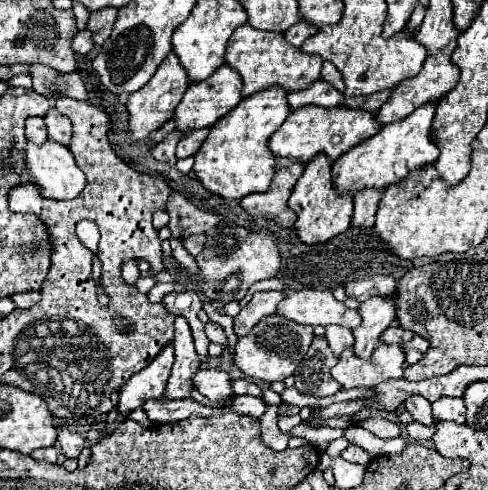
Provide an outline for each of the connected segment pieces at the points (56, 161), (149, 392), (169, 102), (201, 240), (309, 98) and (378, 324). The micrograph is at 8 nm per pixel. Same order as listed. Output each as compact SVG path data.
M28 143L26 161L30 175L44 197L74 199L86 187L84 171L76 165L70 149L60 143Z
M168 343L168 347L162 349L160 355L146 369L132 375L132 379L128 379L126 385L120 389L120 401L118 401L120 413L128 415L132 409L142 407L146 399L162 399L172 363L174 363L174 349Z
M170 53L162 67L158 67L158 71L154 73L154 77L146 83L146 87L130 93L128 97L128 113L130 113L130 133L132 139L144 139L148 137L154 129L162 127L168 119L174 117L174 109L180 103L180 99L184 97L188 89L188 79L186 79L186 71L182 71L182 67L178 67L178 59L174 53Z
M198 233L198 235L190 235L190 237L186 237L186 239L182 239L182 243L184 243L184 247L186 247L186 251L190 253L190 255L198 255L200 251L202 251L202 247L204 247L204 243L206 243L206 233Z
M318 79L312 87L306 87L306 91L292 91L288 95L288 103L292 109L298 109L302 105L336 107L336 105L340 105L342 99L344 99L344 95L322 79Z
M382 295L372 297L372 299L364 301L364 303L360 303L358 313L362 315L362 325L354 329L354 337L356 337L354 351L356 351L356 355L358 355L358 357L368 359L368 357L372 355L374 347L376 347L376 345L378 345L378 341L380 341L380 333L396 321L396 299L382 299Z

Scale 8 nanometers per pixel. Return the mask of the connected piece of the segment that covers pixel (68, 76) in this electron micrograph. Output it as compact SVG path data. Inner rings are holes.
M30 65L30 75L32 75L32 89L50 97L72 97L78 101L88 101L88 91L76 71L72 73L60 73L44 65Z

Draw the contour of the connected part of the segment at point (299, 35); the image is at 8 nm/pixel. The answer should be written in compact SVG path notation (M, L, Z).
M298 23L298 25L294 25L294 27L290 27L288 31L286 31L286 39L292 43L292 45L296 45L296 47L300 47L310 35L314 35L316 31L314 31L314 27L310 27L308 23Z

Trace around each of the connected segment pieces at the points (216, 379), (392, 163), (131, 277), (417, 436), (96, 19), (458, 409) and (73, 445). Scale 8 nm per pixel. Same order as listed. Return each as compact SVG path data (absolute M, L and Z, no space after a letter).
M200 369L194 375L194 387L208 397L210 401L222 401L222 399L230 399L232 393L232 379L228 373L218 371L218 369Z
M424 103L414 113L398 123L384 125L380 133L366 139L366 143L358 143L354 151L346 151L342 159L332 163L332 181L340 193L356 193L364 187L388 187L390 183L398 183L412 169L434 163L440 155L438 145L432 137L432 121L436 115L436 103Z
M128 261L122 265L122 277L128 285L136 285L138 277L140 277L140 271L138 271L138 263L136 261Z
M410 423L406 427L406 433L414 439L414 441L428 441L434 437L434 431L436 431L436 425L434 427L424 427L422 423Z
M106 7L102 11L92 11L90 13L90 19L88 19L86 27L90 27L90 31L94 33L94 43L102 45L110 37L116 19L118 19L118 11L114 11L114 7Z
M442 397L438 401L432 403L432 415L434 419L442 419L442 421L454 421L454 423L464 423L466 421L466 407L464 407L464 399L458 397Z
M58 427L58 445L67 459L77 459L84 447L84 437L68 431L66 427Z

